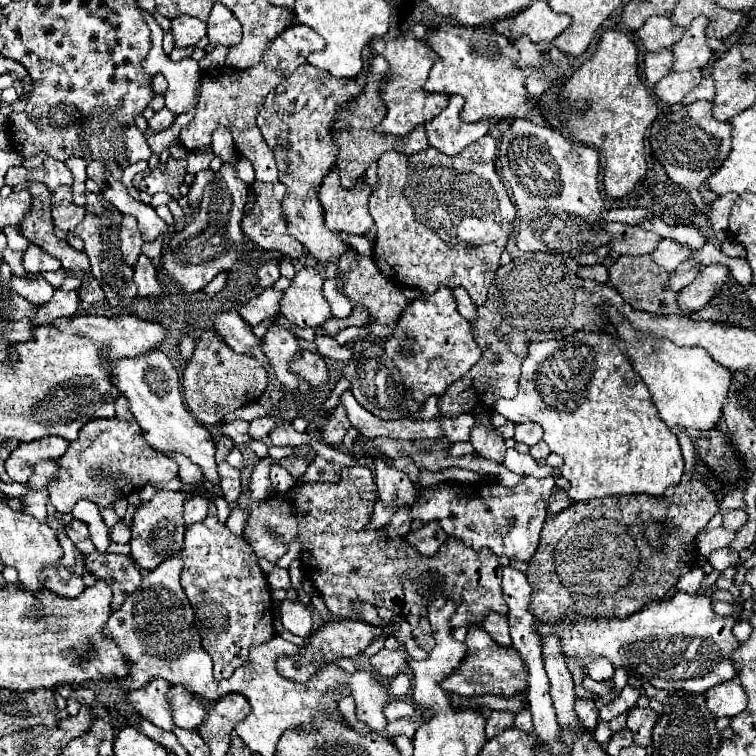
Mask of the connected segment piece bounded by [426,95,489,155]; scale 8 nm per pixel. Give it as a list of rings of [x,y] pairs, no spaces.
[[[452,95],[448,107],[426,123],[426,135],[432,147],[446,155],[458,155],[476,139],[488,133],[489,119],[483,118],[476,123],[464,123],[460,119],[464,99],[460,95]]]

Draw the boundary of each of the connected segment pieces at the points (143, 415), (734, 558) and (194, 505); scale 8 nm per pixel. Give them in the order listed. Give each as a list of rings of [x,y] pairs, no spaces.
[[[156,349],[152,353],[146,353],[144,357],[114,361],[114,365],[110,367],[110,375],[112,381],[116,381],[120,393],[130,401],[130,411],[134,419],[140,423],[142,435],[148,441],[148,445],[160,453],[180,453],[188,457],[202,469],[204,479],[212,487],[220,487],[220,477],[216,473],[216,463],[214,463],[214,451],[216,451],[214,439],[210,431],[204,425],[200,425],[186,409],[180,393],[178,373],[172,361],[162,351]]]
[[[726,547],[726,549],[714,549],[714,551],[708,555],[708,563],[710,563],[716,571],[720,571],[720,573],[722,573],[724,569],[736,565],[738,561],[740,561],[738,551],[734,551],[734,549],[730,549],[730,547]]]
[[[196,491],[194,497],[184,503],[184,525],[190,527],[198,521],[204,521],[206,513],[208,513],[208,499],[202,491]]]

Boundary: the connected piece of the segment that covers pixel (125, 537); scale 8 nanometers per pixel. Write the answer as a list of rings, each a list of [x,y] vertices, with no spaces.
[[[120,520],[118,525],[114,525],[109,529],[109,535],[111,541],[124,544],[131,539],[131,529],[128,529],[123,521]]]

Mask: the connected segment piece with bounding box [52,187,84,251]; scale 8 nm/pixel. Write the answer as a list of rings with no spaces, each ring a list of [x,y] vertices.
[[[58,187],[52,193],[52,221],[56,227],[66,231],[68,243],[78,251],[82,249],[82,239],[74,235],[74,229],[78,227],[82,217],[84,217],[84,207],[78,207],[72,203],[70,187]]]

